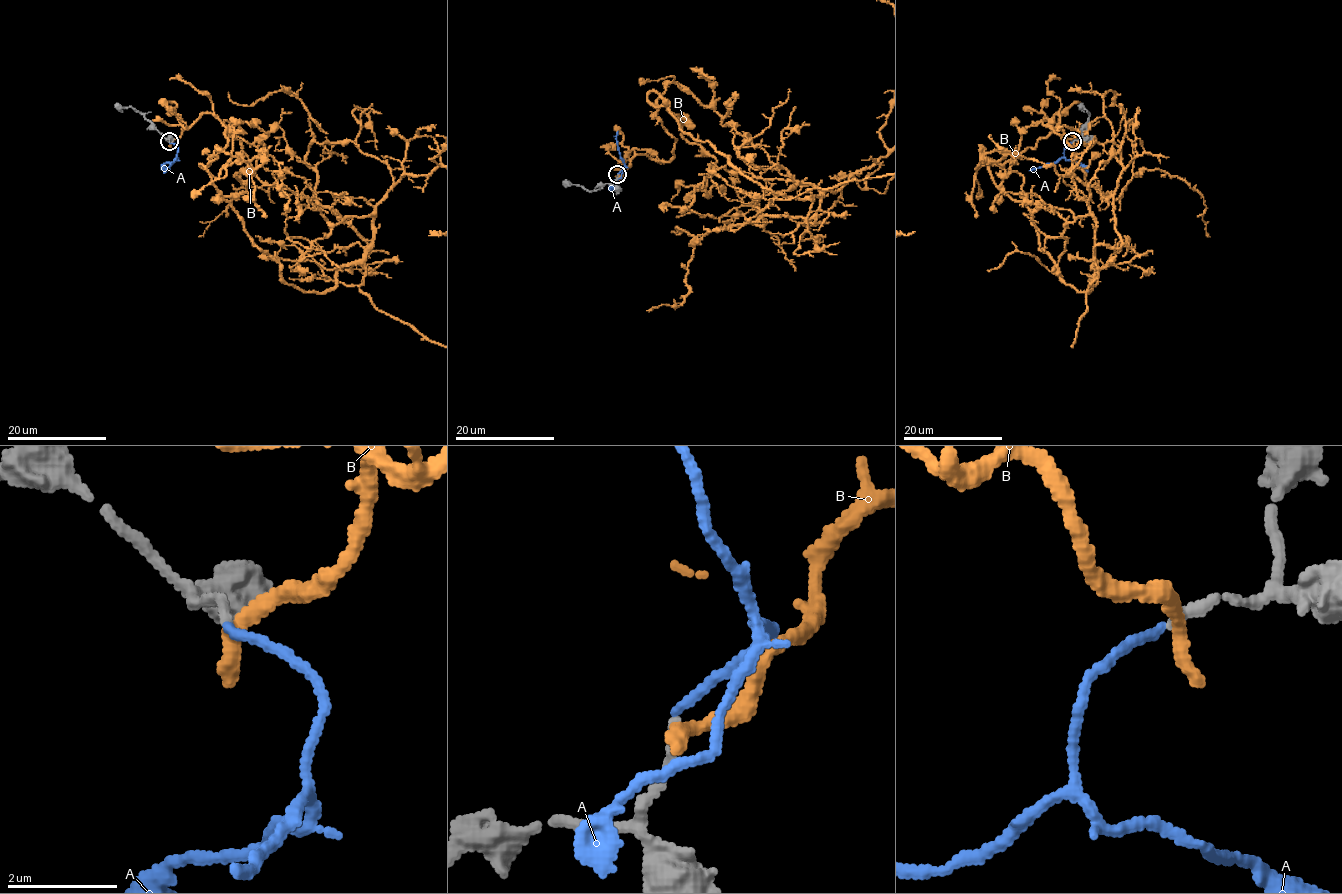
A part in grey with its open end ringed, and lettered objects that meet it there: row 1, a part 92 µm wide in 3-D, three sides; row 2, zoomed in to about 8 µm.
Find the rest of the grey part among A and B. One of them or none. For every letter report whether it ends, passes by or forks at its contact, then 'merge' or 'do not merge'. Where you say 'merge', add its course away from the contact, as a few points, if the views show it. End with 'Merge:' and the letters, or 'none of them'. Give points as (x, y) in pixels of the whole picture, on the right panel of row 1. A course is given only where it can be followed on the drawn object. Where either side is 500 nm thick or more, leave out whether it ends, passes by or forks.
A: it ends there; merge; it runs (1071, 142), (1065, 147), (1063, 157), (1051, 164), (1029, 170)
B: it ends there; do not merge
Merge: A

